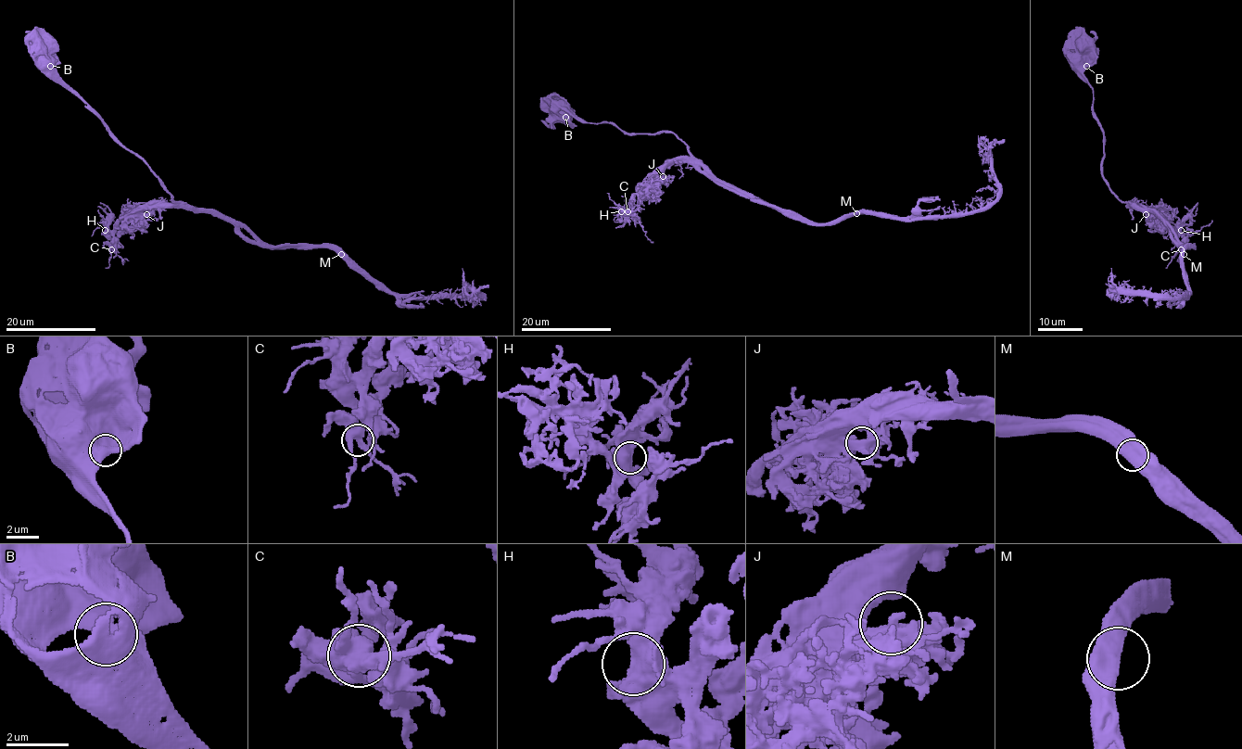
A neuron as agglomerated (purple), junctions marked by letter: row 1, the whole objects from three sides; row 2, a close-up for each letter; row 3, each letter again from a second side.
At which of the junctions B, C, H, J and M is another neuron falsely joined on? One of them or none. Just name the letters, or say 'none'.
M

